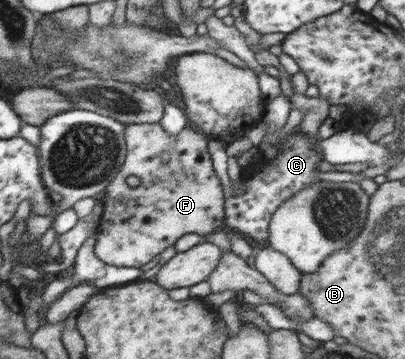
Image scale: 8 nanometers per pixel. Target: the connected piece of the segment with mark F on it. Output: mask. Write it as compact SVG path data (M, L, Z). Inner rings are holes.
M160 122L126 126L128 153L119 174L106 188L103 214L98 227L95 254L112 268L137 268L149 264L169 245L173 246L185 234L209 234L223 222L223 190L217 174L213 172L207 154L207 135L190 124L180 134L171 135ZM129 176L140 178L137 187L127 184Z

